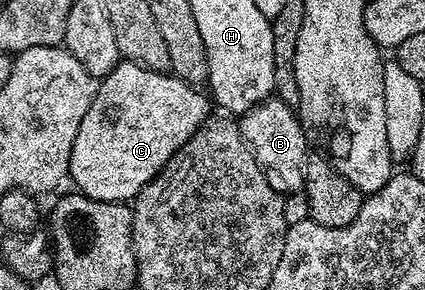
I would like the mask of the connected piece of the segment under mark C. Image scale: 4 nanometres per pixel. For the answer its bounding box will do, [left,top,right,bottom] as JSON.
[69,60,213,202]

